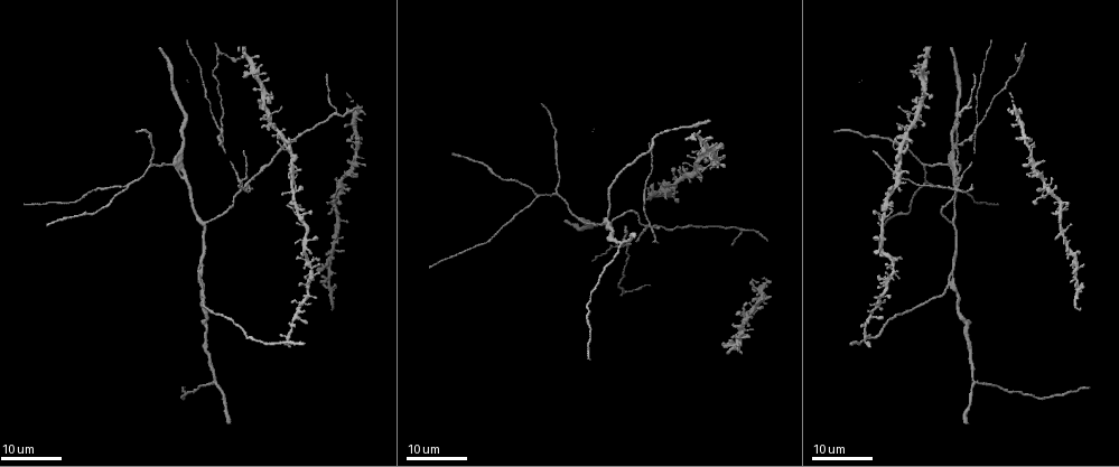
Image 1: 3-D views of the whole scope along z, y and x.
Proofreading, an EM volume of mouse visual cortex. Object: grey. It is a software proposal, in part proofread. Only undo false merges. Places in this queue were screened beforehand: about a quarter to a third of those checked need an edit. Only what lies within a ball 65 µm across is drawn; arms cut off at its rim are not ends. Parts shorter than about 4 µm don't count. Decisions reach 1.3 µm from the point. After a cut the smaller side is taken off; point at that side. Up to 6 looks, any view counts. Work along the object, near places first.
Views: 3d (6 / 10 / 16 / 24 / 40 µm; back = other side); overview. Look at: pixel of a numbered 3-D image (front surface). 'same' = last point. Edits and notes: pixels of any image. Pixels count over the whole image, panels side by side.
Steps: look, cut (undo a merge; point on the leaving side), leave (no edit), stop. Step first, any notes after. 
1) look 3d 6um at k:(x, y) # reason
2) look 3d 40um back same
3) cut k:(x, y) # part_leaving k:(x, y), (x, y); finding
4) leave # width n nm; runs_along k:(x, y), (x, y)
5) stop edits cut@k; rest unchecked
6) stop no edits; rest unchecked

look 3d 16um at 1:(244, 184) # four or more arms meet

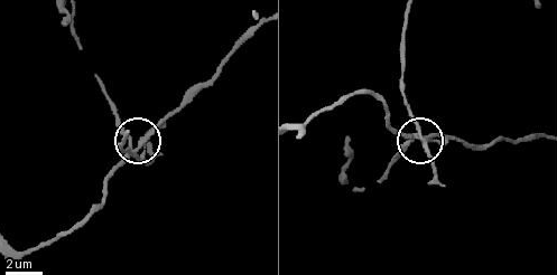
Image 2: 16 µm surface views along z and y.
look 3d 10um at 2:(416, 138)

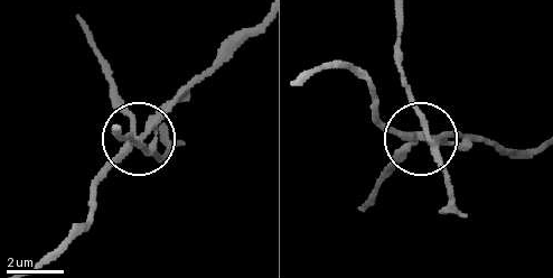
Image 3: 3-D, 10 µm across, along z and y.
cut 3:(163, 158) # a second neuron is stuck on

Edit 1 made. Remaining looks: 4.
look overview

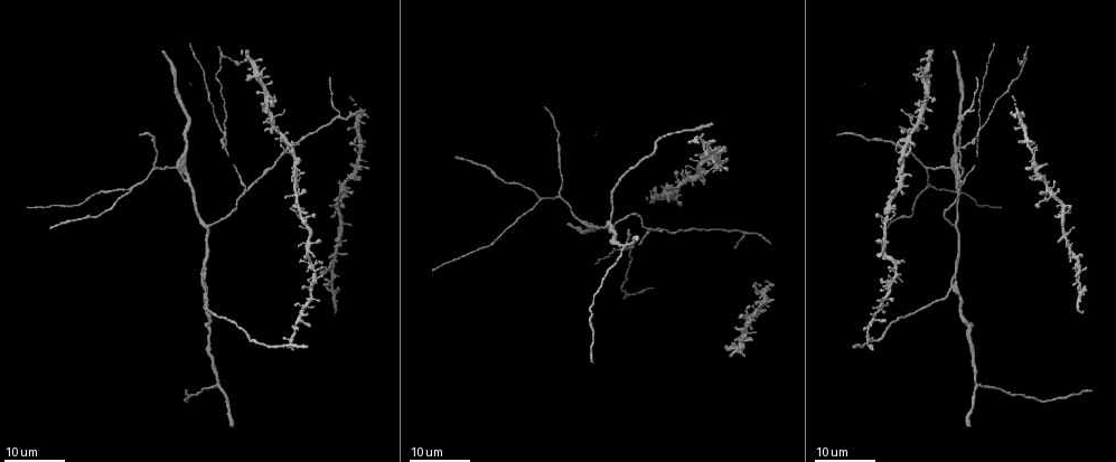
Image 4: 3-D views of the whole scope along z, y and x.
look 3d 24um at 4:(539, 197) # three arms meet

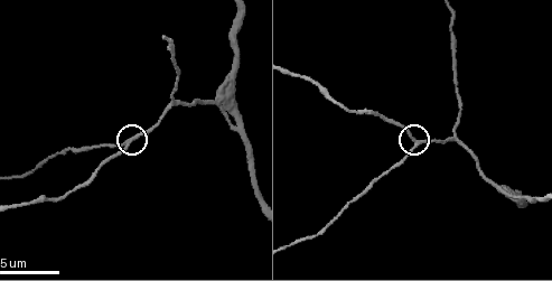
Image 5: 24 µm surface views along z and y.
look 3d 10um at 5:(135, 136) # zoom in

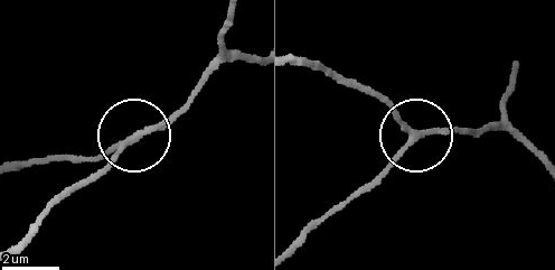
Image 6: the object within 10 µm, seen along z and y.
leave # side_arm 19 um; arms 3; all the same neuron

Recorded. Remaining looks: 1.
look 3d 6um at 5:(496, 185)

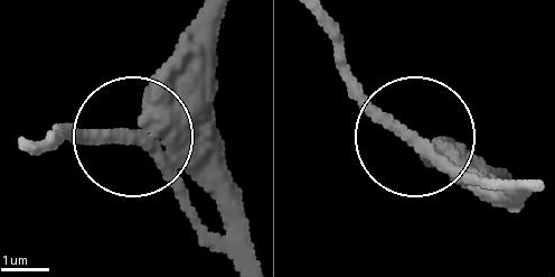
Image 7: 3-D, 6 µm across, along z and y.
leave # runs_along 7:(520, 184), (468, 184), (416, 140), (505, 172); all the same neuron

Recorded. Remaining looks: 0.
stop edits cut@3; rest unchecked

